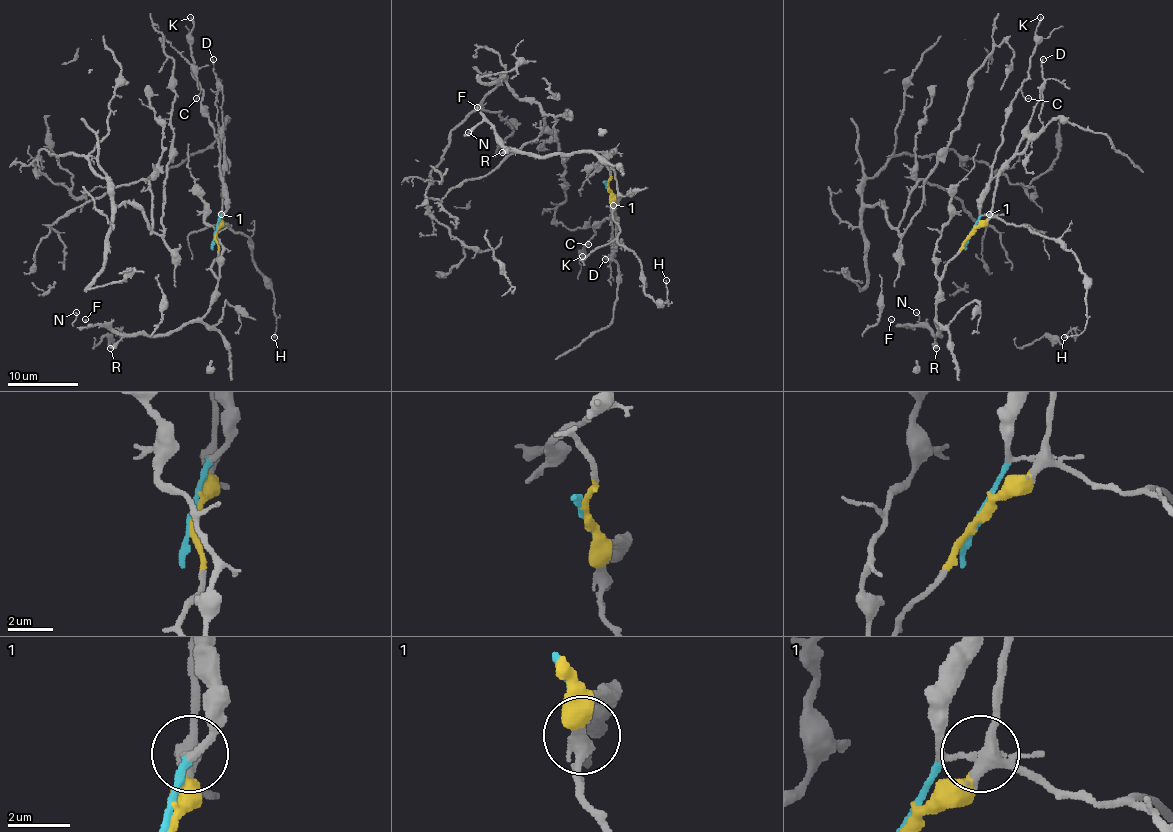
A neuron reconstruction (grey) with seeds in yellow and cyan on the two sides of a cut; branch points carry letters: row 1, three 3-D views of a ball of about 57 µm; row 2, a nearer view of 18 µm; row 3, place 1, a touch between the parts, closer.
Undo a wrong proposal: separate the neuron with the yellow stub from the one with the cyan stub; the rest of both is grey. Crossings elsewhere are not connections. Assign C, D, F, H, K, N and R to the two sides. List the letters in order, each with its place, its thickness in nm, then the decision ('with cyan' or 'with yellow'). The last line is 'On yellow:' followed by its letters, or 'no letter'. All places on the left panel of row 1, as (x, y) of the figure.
C: at (196, 98); 110 nm thick; with cyan
D: at (213, 59); 130 nm thick; with yellow
F: at (85, 319); 110 nm thick; with yellow
H: at (274, 337); 150 nm thick; with yellow
K: at (190, 17); 160 nm thick; with cyan
N: at (76, 312); 90 nm thick; with yellow
R: at (110, 348); 440 nm thick; with yellow
On yellow: D, F, H, N, R

